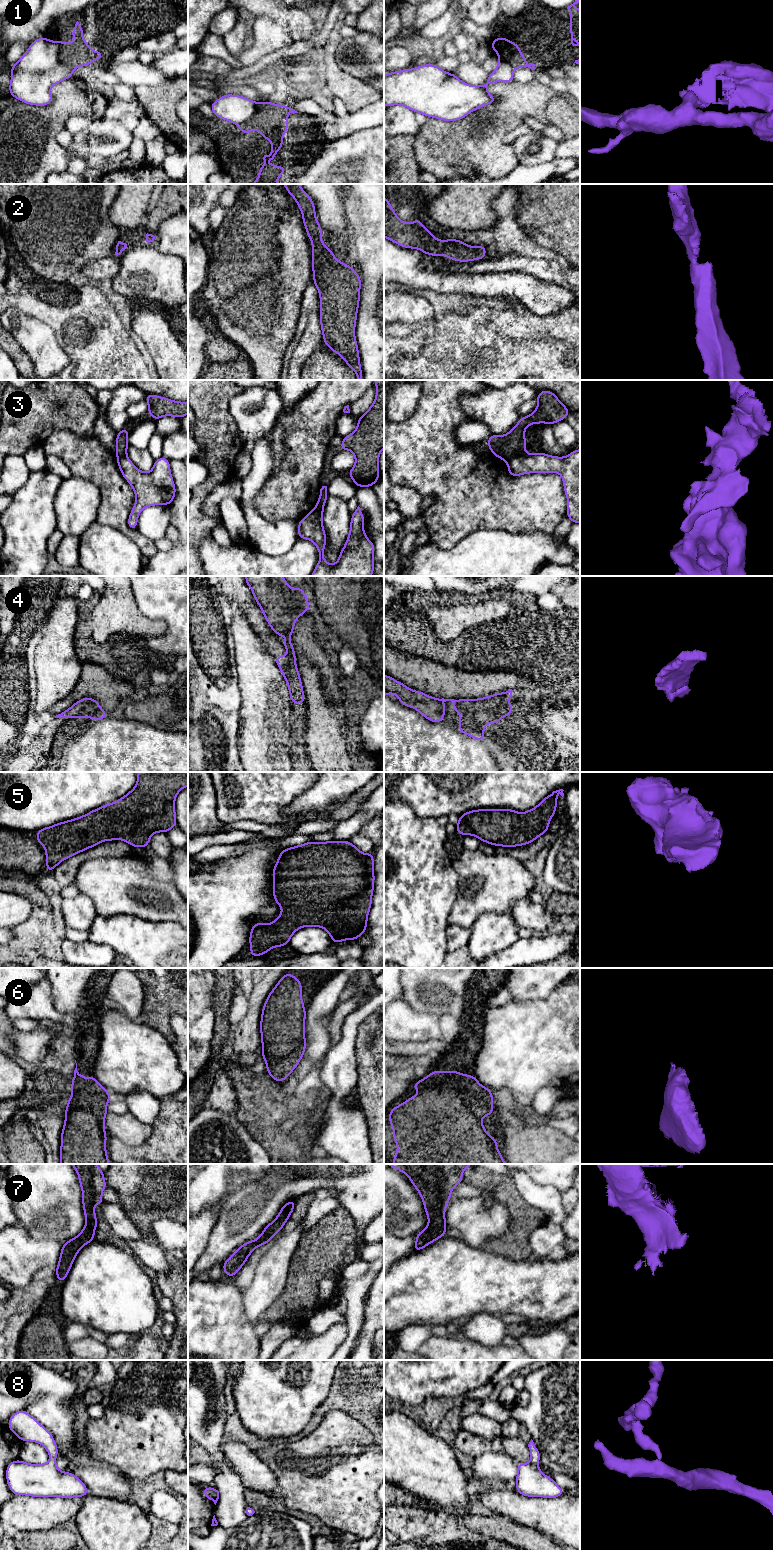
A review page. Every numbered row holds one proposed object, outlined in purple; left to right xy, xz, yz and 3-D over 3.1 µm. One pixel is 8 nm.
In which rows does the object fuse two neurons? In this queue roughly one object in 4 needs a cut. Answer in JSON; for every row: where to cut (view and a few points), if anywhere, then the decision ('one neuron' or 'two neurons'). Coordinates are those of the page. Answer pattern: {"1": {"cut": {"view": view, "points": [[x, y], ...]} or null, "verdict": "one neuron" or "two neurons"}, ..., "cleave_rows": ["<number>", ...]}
{"1": {"cut": {"view": "xy", "points": [[57, 41], [58, 59], [63, 63], [76, 67]]}, "verdict": "two neurons"}, "2": {"cut": null, "verdict": "one neuron"}, "3": {"cut": {"view": "yz", "points": [[525, 454], [512, 456], [507, 461]]}, "verdict": "two neurons"}, "4": {"cut": null, "verdict": "one neuron"}, "5": {"cut": null, "verdict": "one neuron"}, "6": {"cut": null, "verdict": "one neuron"}, "7": {"cut": null, "verdict": "one neuron"}, "8": {"cut": null, "verdict": "one neuron"}, "cleave_rows": ["1", "3"]}

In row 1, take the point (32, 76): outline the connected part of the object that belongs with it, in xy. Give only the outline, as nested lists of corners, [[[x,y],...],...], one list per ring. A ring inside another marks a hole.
[[[42,36],[32,42],[23,56],[17,60],[10,70],[11,81],[9,94],[23,103],[46,106],[53,101],[50,89],[53,85],[72,78],[76,67],[63,64],[58,59],[58,41],[51,41]]]

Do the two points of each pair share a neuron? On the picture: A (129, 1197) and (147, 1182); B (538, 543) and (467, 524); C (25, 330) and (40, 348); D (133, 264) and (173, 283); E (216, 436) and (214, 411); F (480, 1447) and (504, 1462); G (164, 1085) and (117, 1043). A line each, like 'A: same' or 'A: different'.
A: same
B: different
C: same
D: same
E: same
F: different
G: same

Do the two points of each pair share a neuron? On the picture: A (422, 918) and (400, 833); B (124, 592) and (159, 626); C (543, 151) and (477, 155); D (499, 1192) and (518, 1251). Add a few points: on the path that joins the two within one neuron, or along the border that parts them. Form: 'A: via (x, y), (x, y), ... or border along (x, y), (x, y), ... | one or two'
A: via (408, 897), (402, 891), (402, 854) | one
B: via (124, 604), (147, 626) | one
C: border along (512, 143), (519, 163) | two
D: via (514, 1204), (518, 1208), (518, 1236) | one

